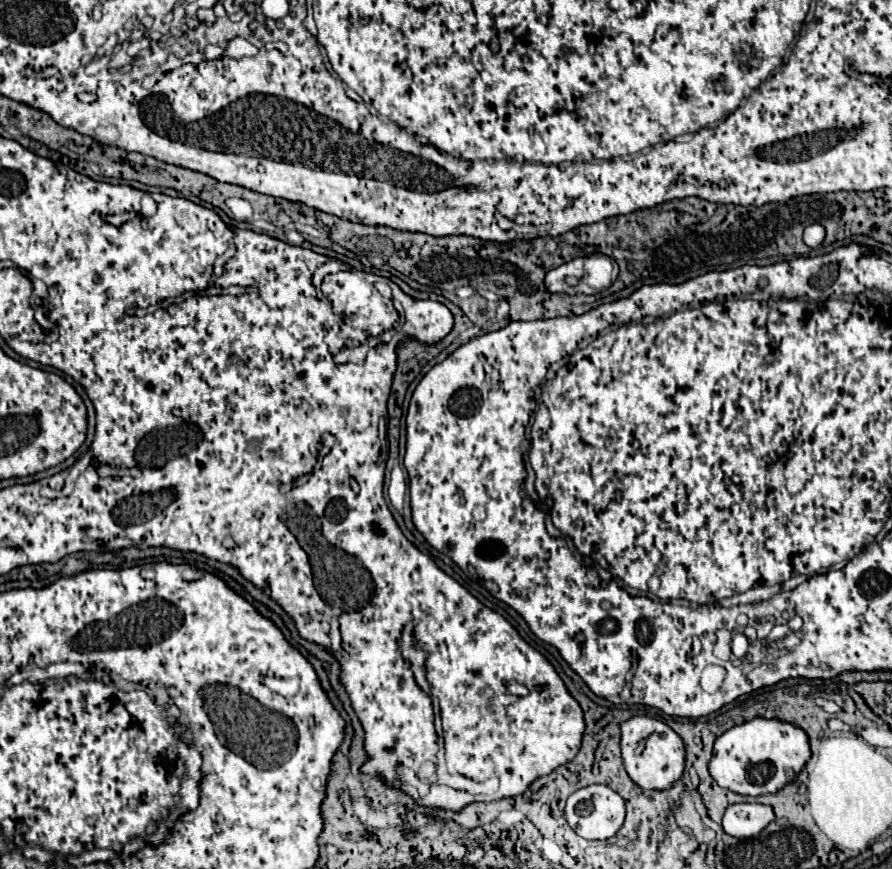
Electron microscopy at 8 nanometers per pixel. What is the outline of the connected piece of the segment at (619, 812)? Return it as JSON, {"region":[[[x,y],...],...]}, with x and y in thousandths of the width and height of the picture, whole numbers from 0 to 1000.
{"region":[[[660,903],[645,910],[633,926],[633,942],[638,952],[654,965],[683,965],[687,963],[701,942],[701,922],[680,903]]]}

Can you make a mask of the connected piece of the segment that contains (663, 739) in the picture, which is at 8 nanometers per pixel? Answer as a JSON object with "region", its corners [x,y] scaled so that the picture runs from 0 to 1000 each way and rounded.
{"region":[[[710,825],[696,832],[696,870],[701,887],[719,908],[746,910],[752,908],[768,885],[766,850],[743,830],[730,825]]]}

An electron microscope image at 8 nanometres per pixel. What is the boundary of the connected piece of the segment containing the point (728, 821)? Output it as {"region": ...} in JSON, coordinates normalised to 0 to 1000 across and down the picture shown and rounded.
{"region":[[[831,924],[820,926],[811,938],[811,954],[820,963],[842,963],[855,956],[860,947],[869,942],[869,936],[862,926],[853,924]]]}

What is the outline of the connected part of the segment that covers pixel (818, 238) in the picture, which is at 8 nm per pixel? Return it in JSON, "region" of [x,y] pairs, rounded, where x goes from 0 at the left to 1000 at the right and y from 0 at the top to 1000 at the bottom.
{"region":[[[918,257],[907,259],[907,261],[902,264],[902,268],[900,268],[900,277],[902,277],[907,284],[920,282],[923,275],[925,275],[925,264],[923,264]]]}

